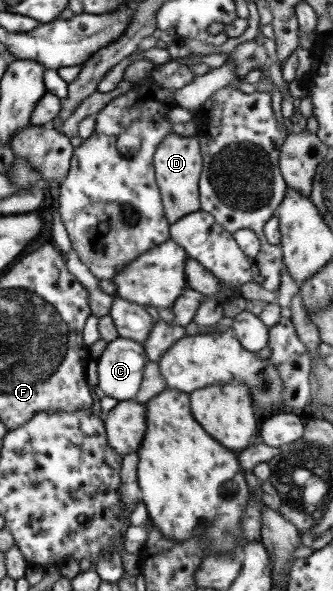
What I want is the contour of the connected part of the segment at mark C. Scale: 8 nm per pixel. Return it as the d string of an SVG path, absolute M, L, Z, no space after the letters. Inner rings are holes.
M120 337L112 340L95 363L102 395L117 401L133 400L143 382L143 370L151 362L143 342Z

